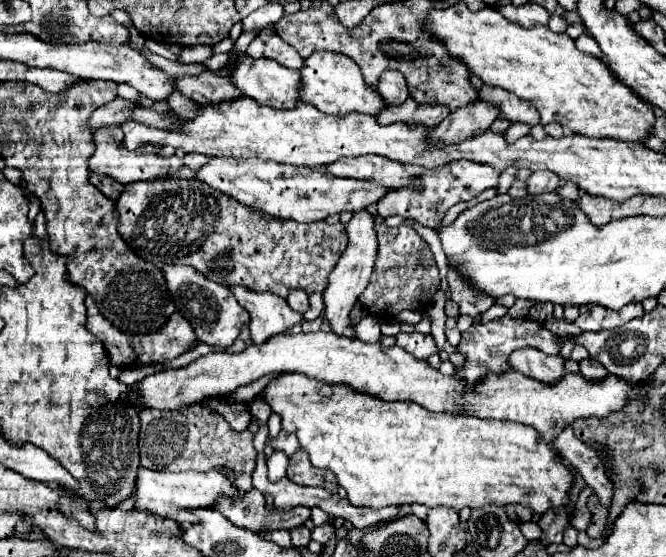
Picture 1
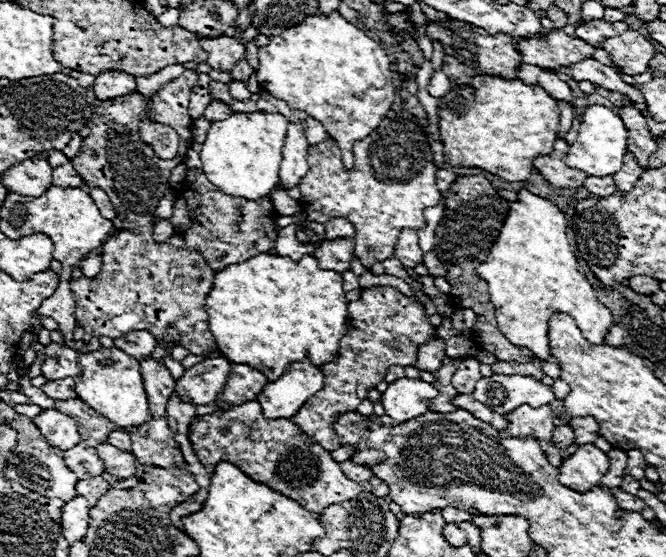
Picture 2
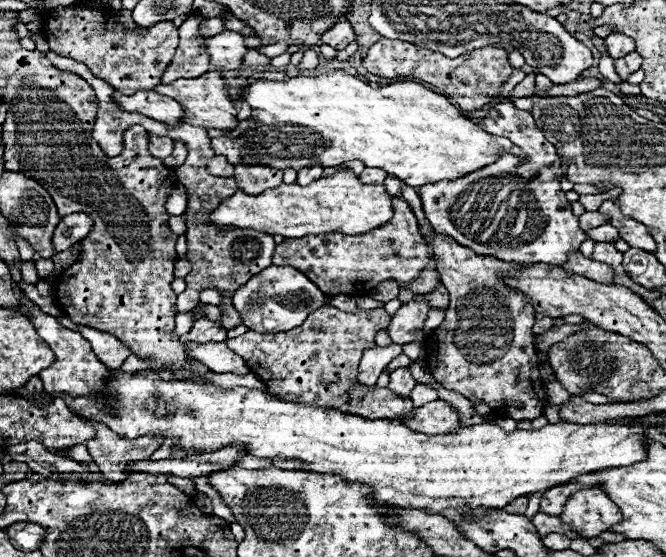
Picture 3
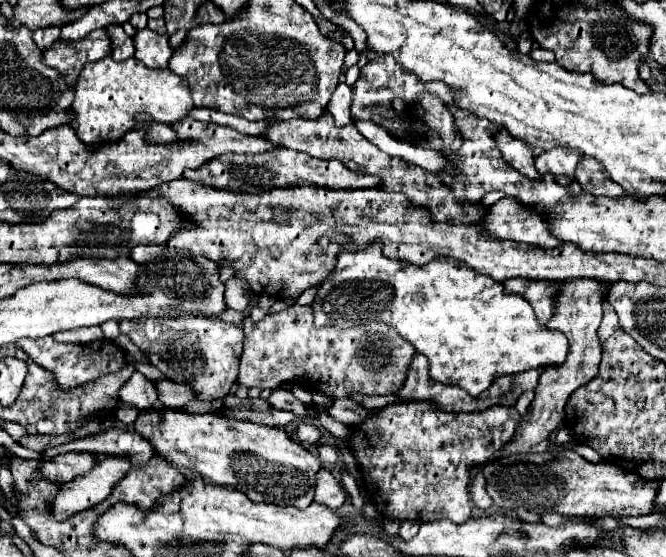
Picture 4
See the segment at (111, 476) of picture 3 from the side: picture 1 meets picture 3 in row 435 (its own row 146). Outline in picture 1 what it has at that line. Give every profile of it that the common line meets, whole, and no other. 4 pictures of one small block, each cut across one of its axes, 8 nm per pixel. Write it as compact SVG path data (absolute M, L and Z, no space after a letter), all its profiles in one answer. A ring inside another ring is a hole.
M116 126L98 128L94 132L94 144L96 144L96 150L88 158L90 170L112 176L114 180L120 180L122 184L132 184L138 180L158 180L164 174L170 174L182 166L182 160L178 156L162 158L160 148L144 148L144 150L136 150L136 152L124 152L124 148L116 148L116 144L120 144L120 132L116 132Z

